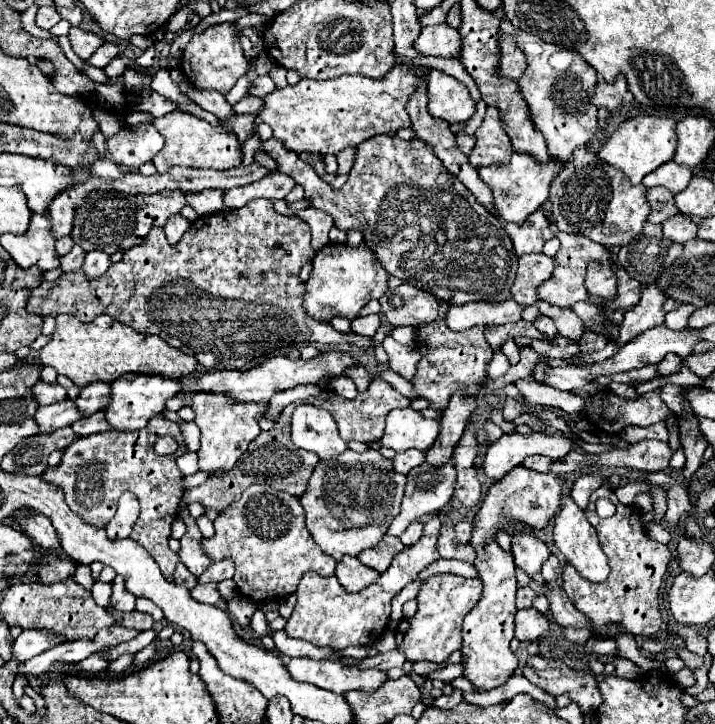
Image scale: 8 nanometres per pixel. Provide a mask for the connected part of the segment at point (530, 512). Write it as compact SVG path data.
M516 466L488 490L478 510L470 544L476 550L474 566L480 574L480 580L484 582L484 592L480 602L472 608L472 612L468 612L468 642L464 642L464 648L460 652L464 666L462 676L470 680L472 686L480 692L506 684L506 680L518 668L518 656L508 648L510 640L514 638L514 610L516 610L514 602L518 588L514 578L514 558L510 552L504 552L498 546L494 534L508 520L524 522L532 528L544 528L550 522L550 518L556 514L562 494L564 494L562 476L556 476L552 472L540 474L524 466Z

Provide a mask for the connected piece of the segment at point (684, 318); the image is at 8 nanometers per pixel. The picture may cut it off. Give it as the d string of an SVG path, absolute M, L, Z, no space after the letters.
M682 304L676 310L666 314L666 326L672 330L684 330L688 326L688 318L692 314L692 310L696 310L692 304Z

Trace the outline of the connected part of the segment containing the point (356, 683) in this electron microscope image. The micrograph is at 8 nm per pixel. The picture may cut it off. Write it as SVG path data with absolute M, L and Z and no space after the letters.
M292 658L286 664L288 672L298 682L310 682L318 688L324 688L334 694L346 694L350 690L374 692L380 688L388 674L378 668L358 668L346 664L344 660L310 660L310 658Z

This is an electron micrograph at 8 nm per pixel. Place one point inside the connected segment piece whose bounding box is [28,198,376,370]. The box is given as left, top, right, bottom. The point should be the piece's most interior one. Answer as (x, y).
(228, 293)

